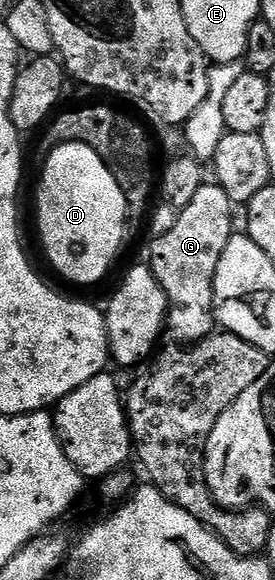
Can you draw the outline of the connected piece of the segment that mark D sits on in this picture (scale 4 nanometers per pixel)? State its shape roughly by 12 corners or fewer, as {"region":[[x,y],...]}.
{"region":[[89,145],[46,152],[49,262],[99,283],[123,247],[123,187]]}

